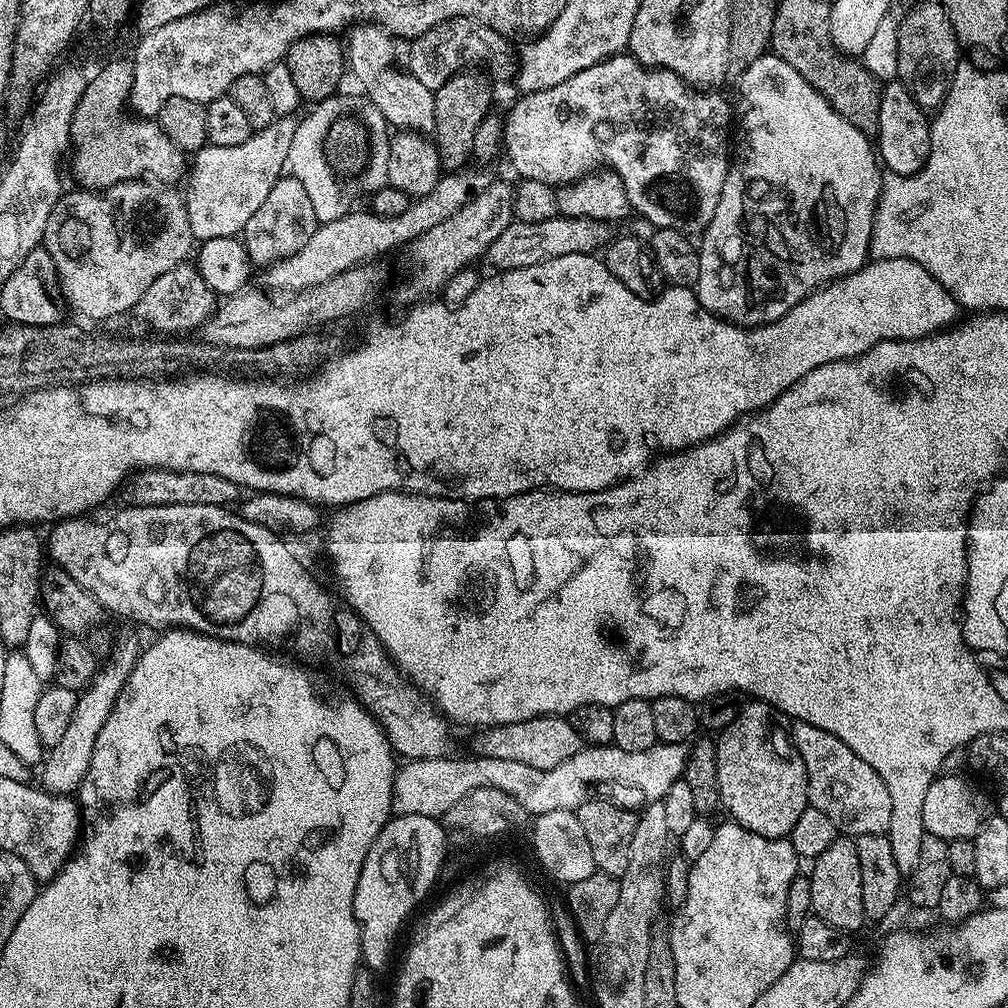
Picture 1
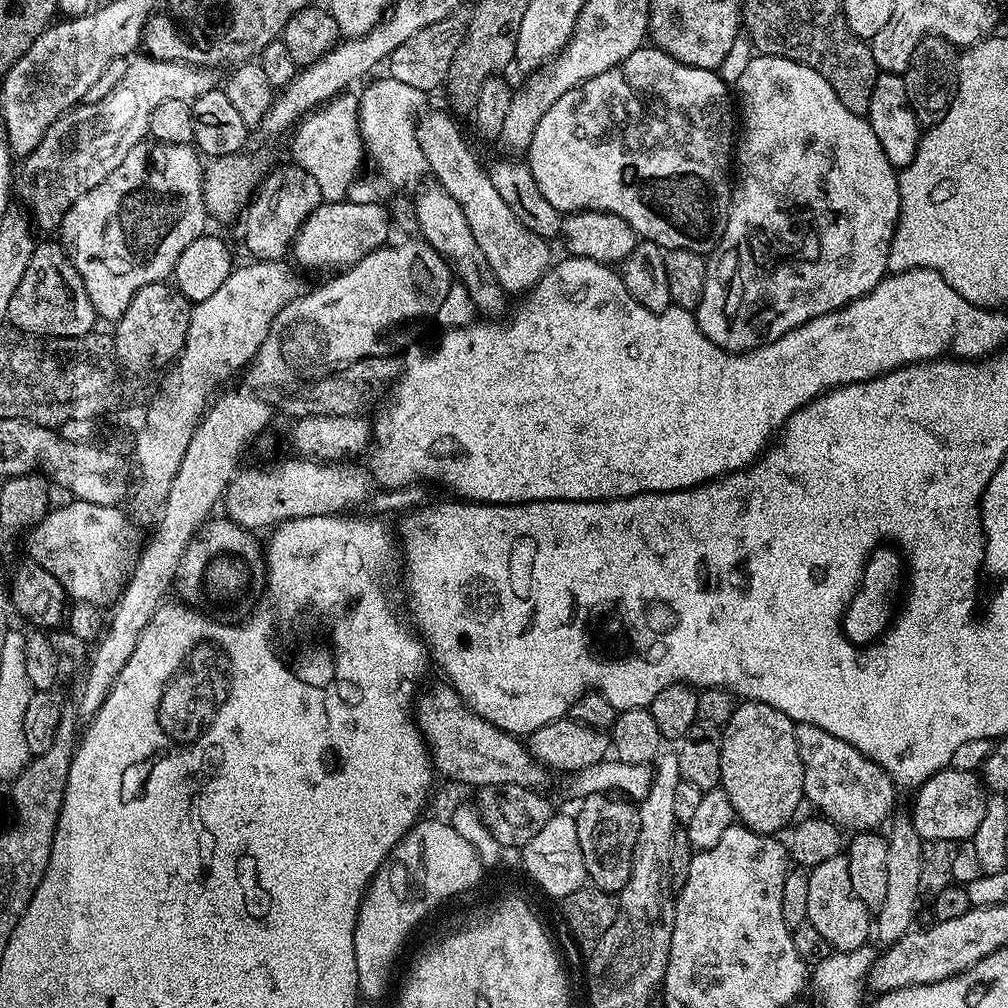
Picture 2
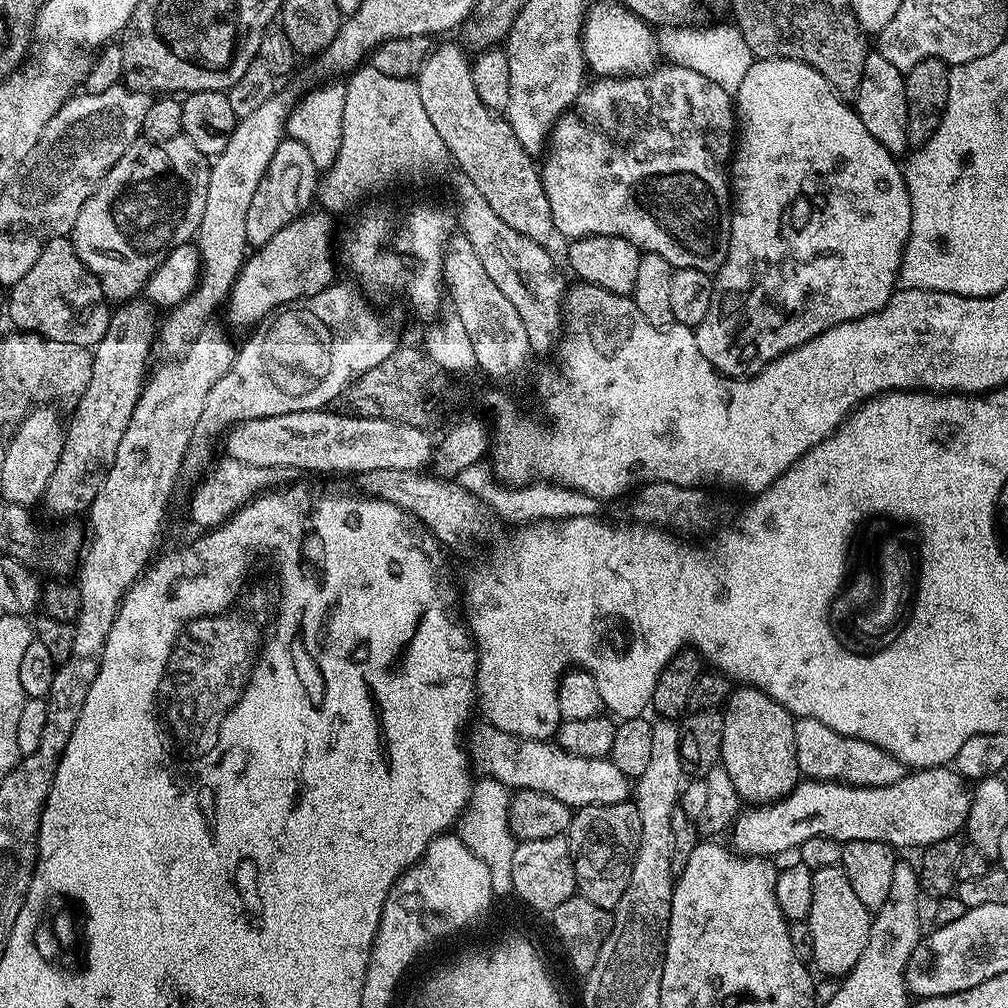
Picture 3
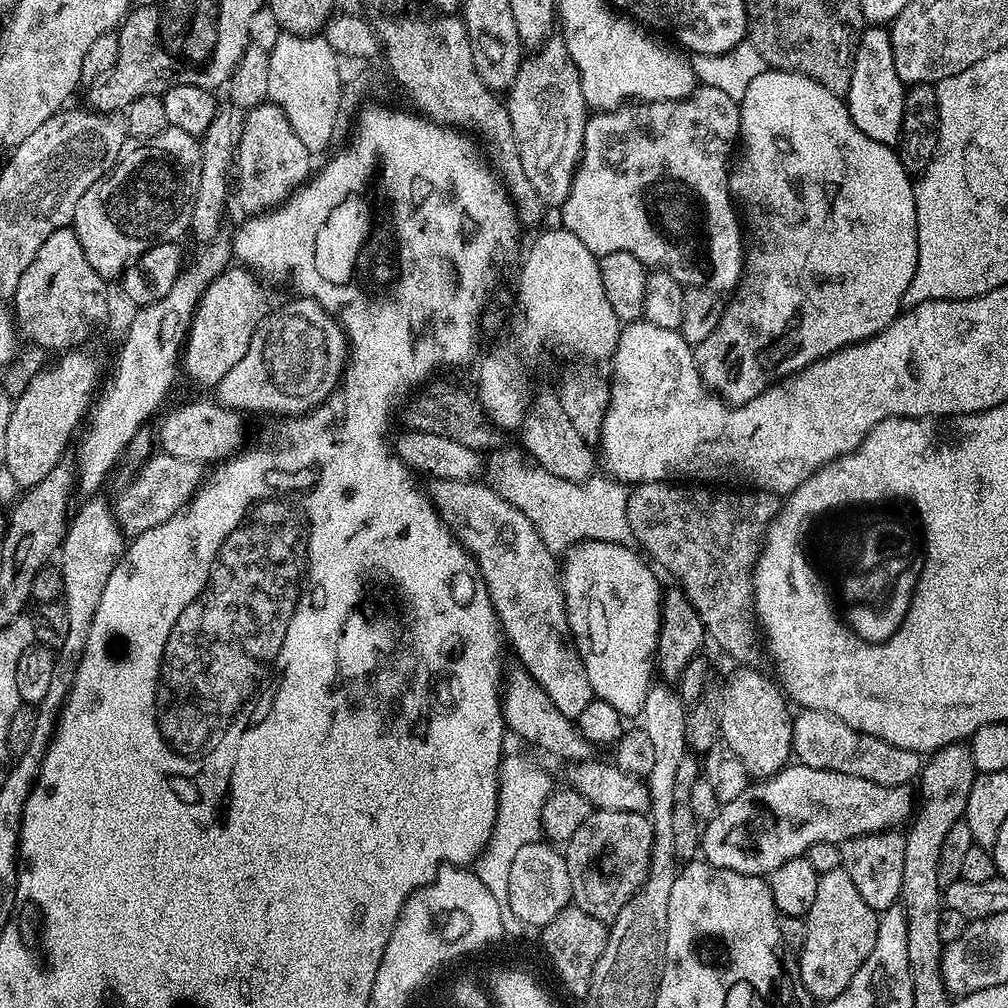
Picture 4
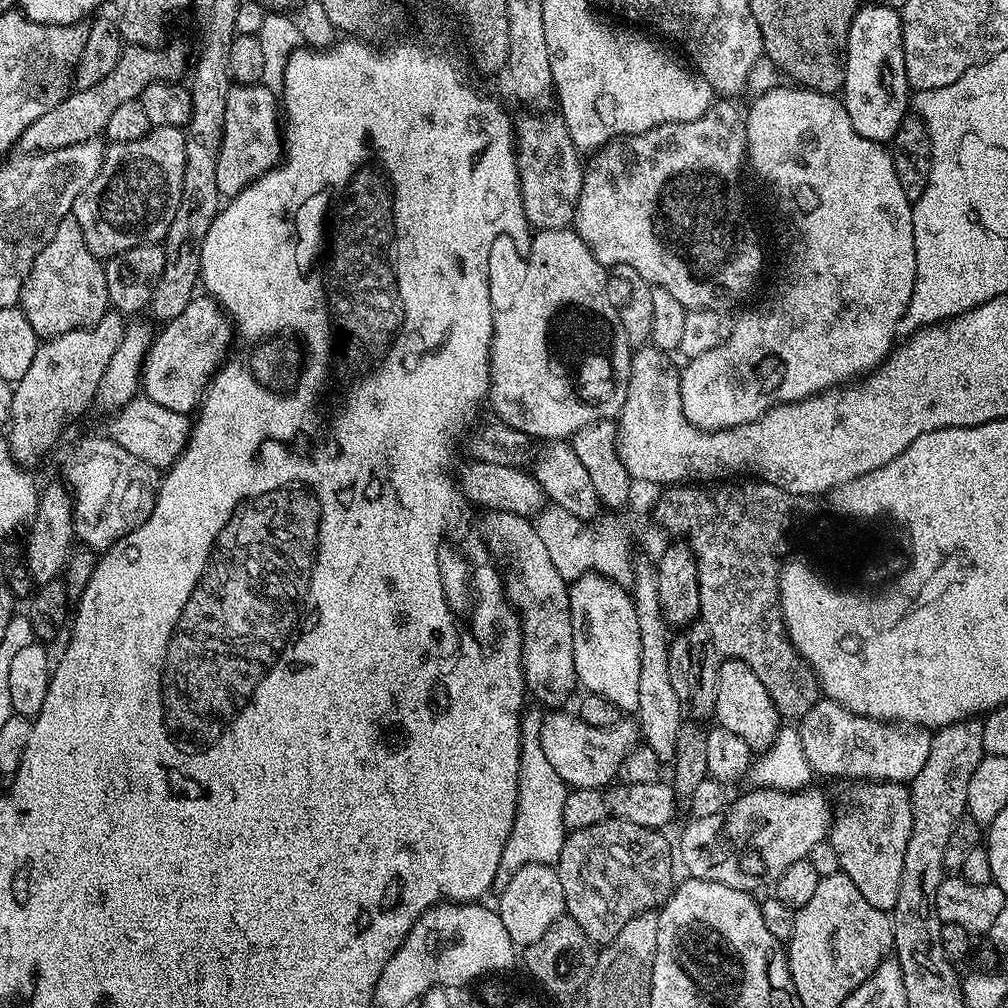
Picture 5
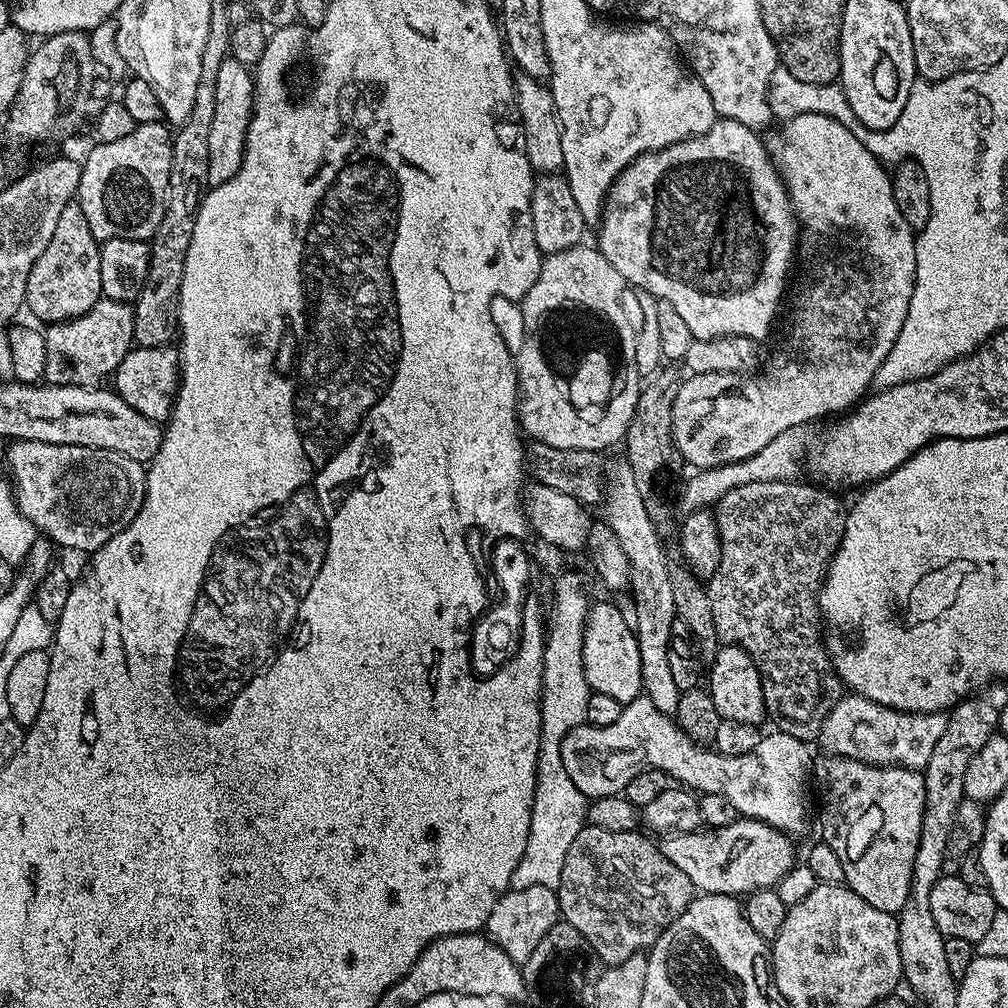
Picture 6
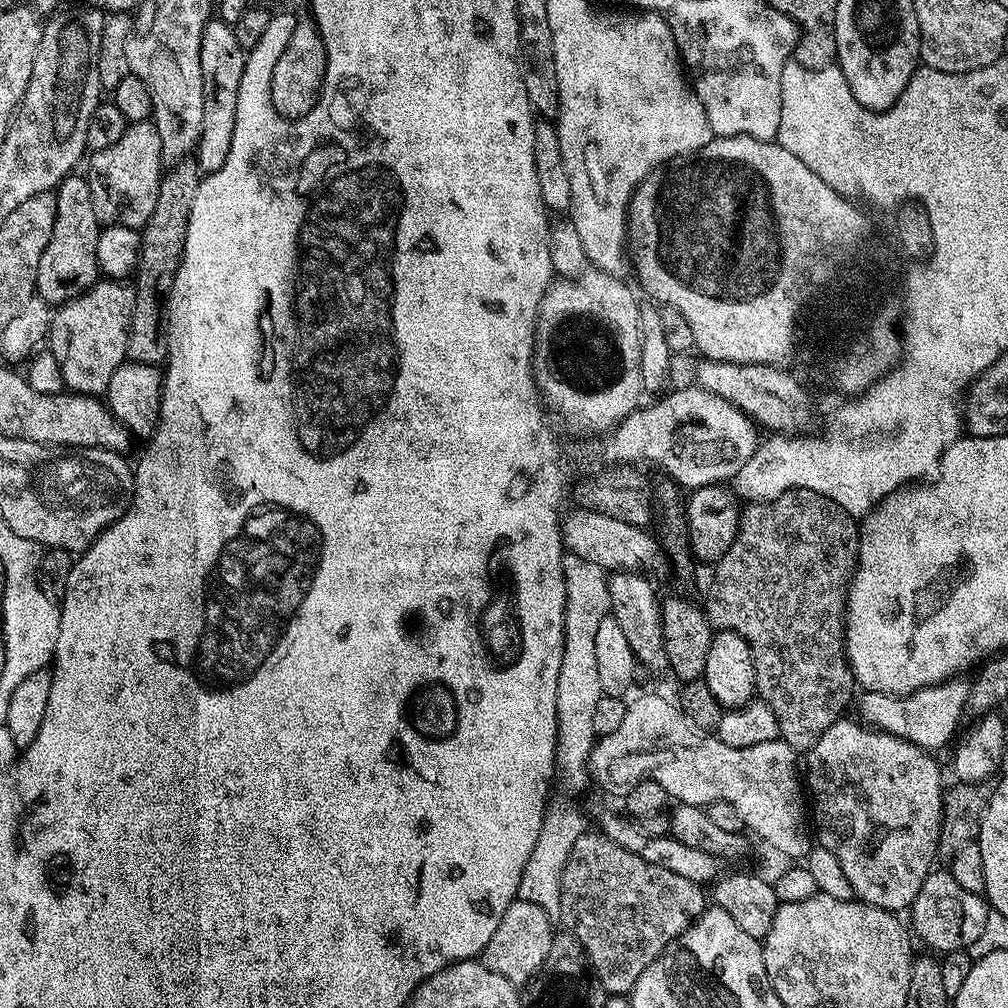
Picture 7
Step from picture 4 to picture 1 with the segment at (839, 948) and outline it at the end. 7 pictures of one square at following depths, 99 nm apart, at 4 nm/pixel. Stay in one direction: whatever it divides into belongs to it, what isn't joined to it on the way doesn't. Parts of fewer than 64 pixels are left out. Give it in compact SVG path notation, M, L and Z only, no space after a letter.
M838 838L830 842L828 849L811 861L810 868L810 902L815 916L830 922L830 926L856 934L866 924L866 917L862 906L862 870L858 867L855 839Z

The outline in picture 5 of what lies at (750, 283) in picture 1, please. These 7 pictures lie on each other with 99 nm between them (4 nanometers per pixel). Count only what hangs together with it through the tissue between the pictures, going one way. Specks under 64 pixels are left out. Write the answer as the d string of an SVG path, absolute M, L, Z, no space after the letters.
M774 87L769 92L763 92L761 96L755 97L748 112L746 108L744 116L748 143L747 167L749 169L752 167L753 174L768 187L768 192L776 203L776 212L784 219L776 232L776 260L780 263L776 268L776 285L773 286L768 300L762 301L757 308L741 314L740 321L734 326L731 325L730 331L720 344L704 354L689 359L683 365L680 373L682 406L686 418L695 428L719 430L737 428L740 424L753 424L755 420L767 414L769 408L774 408L777 404L793 404L796 400L816 396L820 392L828 391L829 388L843 386L867 373L875 372L876 367L888 359L889 352L897 343L900 320L906 314L910 294L914 294L916 255L912 221L913 201L906 198L906 190L902 190L902 182L898 182L891 151L884 144L875 144L870 138L862 138L862 134L854 130L854 122L850 122L850 114L846 114L843 99L826 92L812 92L809 88L784 87Z

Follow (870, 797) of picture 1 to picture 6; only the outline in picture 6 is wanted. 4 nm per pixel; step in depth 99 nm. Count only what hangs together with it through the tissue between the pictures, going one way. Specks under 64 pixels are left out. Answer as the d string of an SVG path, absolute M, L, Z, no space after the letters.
M844 694L834 706L834 710L826 714L818 744L824 747L821 749L829 756L845 756L851 760L878 766L896 764L900 768L923 770L930 762L930 754L934 754L934 746L941 740L942 733L946 731L947 721L948 717L944 712L900 712L897 708L870 702L870 698L865 696Z

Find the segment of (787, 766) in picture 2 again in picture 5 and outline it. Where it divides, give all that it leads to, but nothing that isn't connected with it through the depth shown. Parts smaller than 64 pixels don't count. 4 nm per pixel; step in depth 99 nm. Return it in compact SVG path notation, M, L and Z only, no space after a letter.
M721 659L718 670L718 706L714 717L721 728L738 734L742 742L753 750L768 748L776 740L782 727L782 717L774 706L766 686L758 679L758 674L746 666L746 662Z

